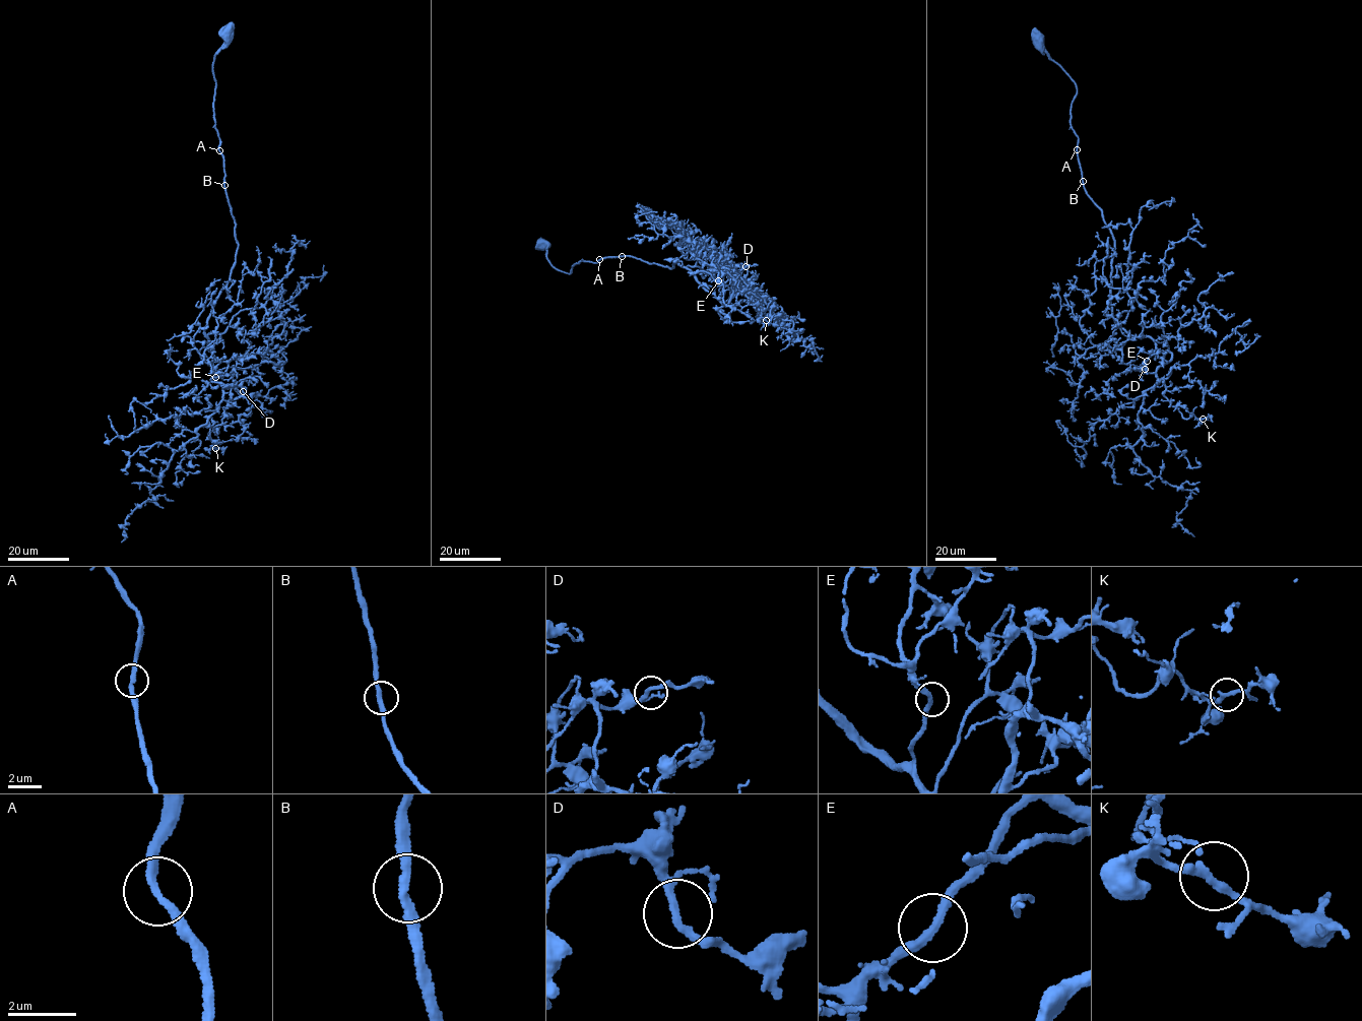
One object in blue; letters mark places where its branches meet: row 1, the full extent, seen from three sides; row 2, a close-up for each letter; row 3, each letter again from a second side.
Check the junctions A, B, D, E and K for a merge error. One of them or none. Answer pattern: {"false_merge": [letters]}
{"false_merge": []}

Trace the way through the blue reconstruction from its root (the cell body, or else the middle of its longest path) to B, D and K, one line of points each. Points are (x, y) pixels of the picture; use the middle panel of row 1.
B: (542, 246), (552, 265), (569, 273), (572, 266), (584, 260), (595, 263), (610, 256), (622, 256)
D: (542, 246), (569, 273), (610, 256), (670, 268), (676, 260), (723, 305), (734, 268), (746, 266)
K: (542, 246), (569, 273), (610, 256), (676, 260), (723, 305), (733, 284), (748, 286), (766, 320)

